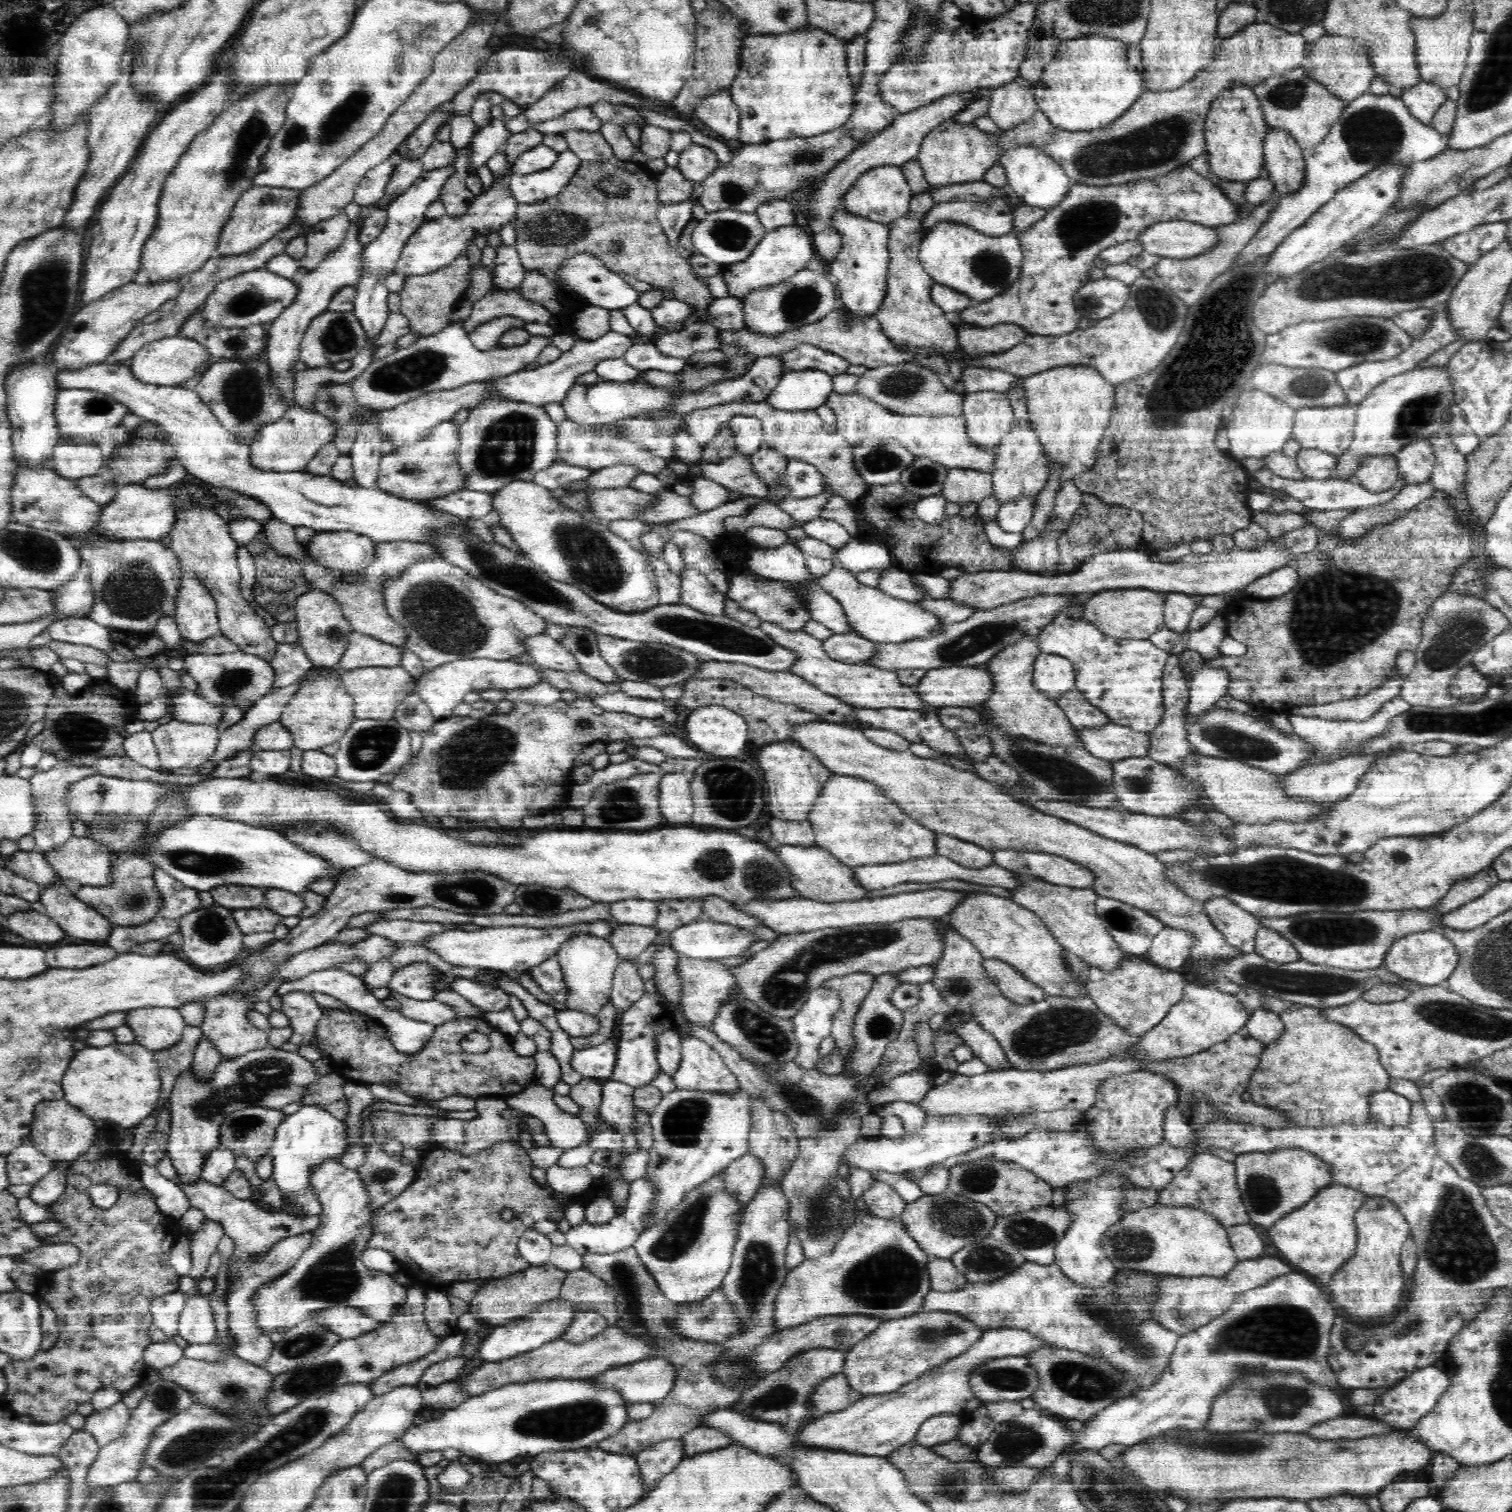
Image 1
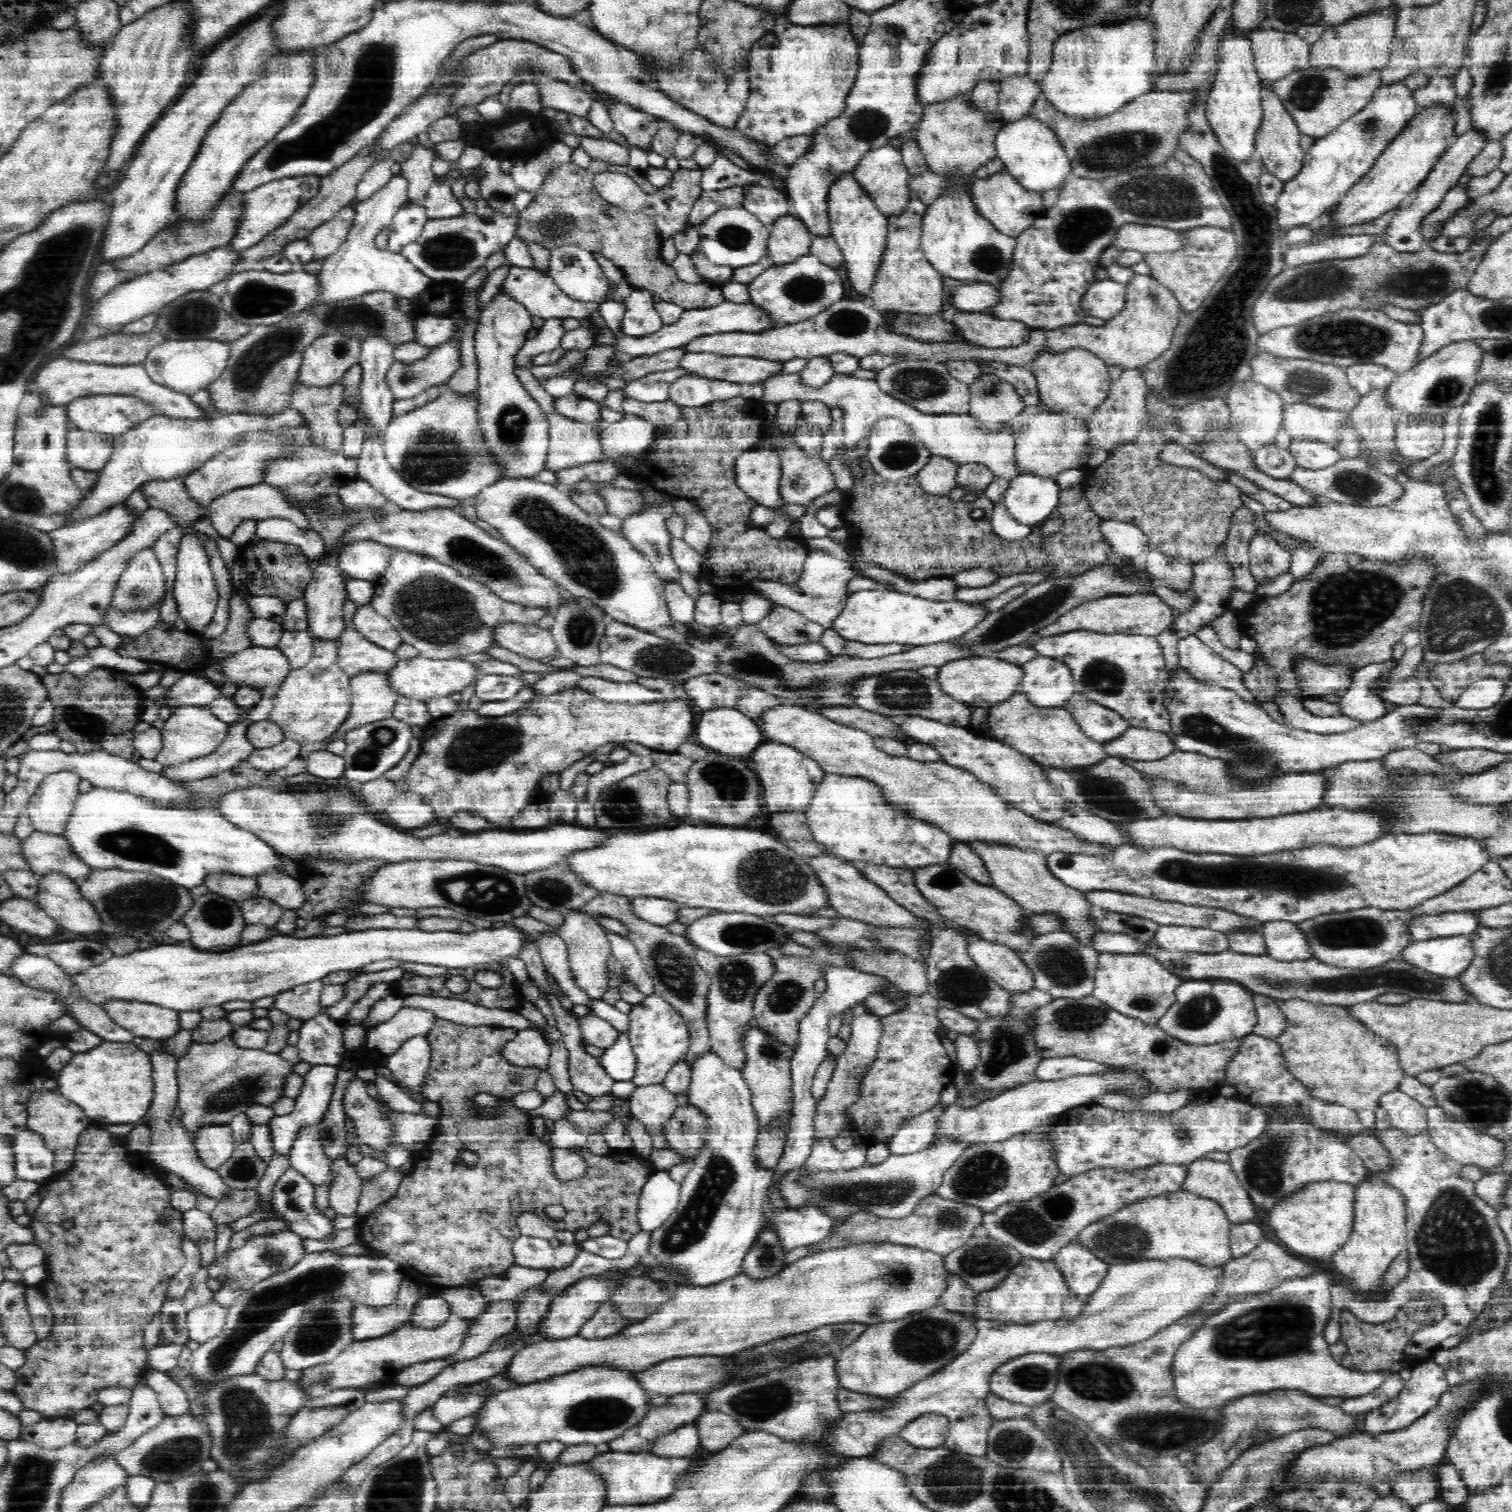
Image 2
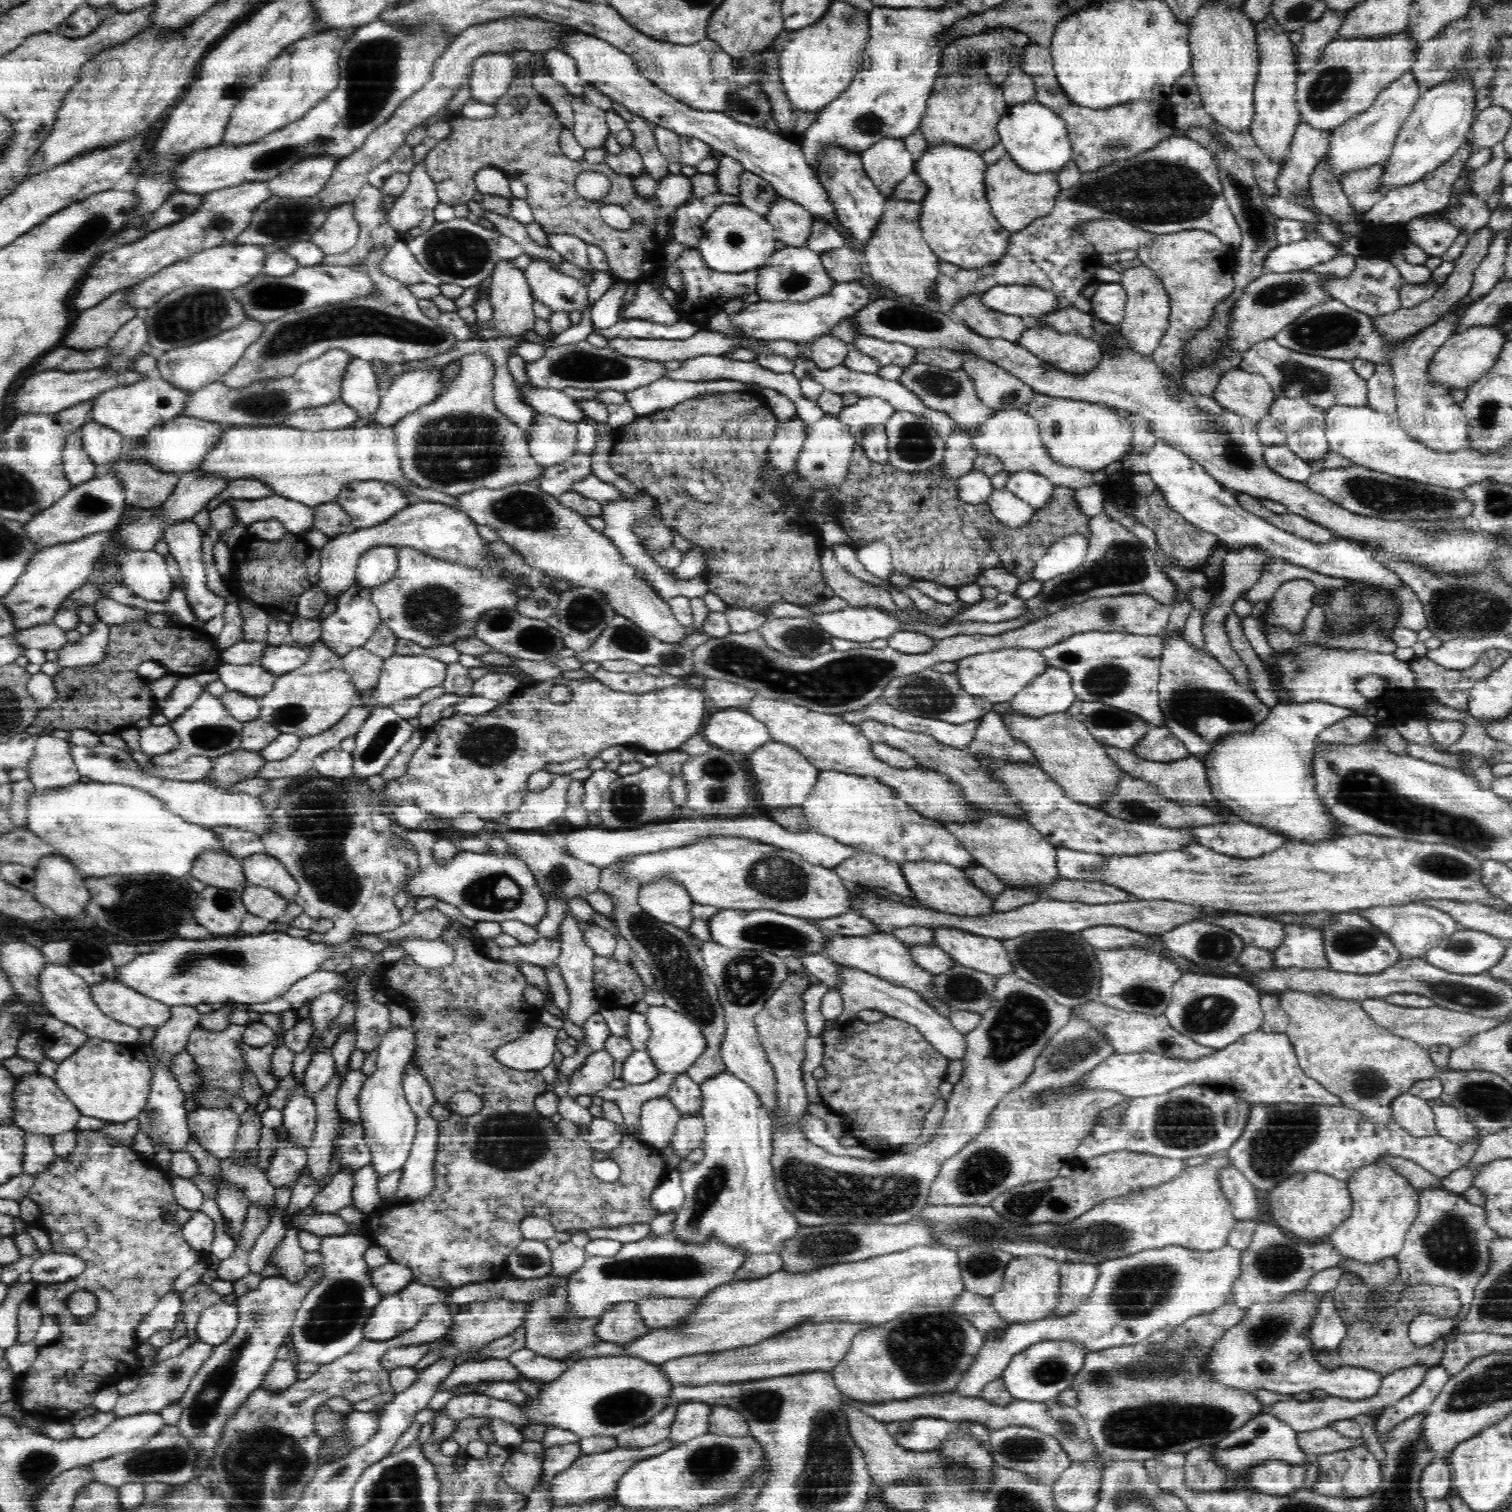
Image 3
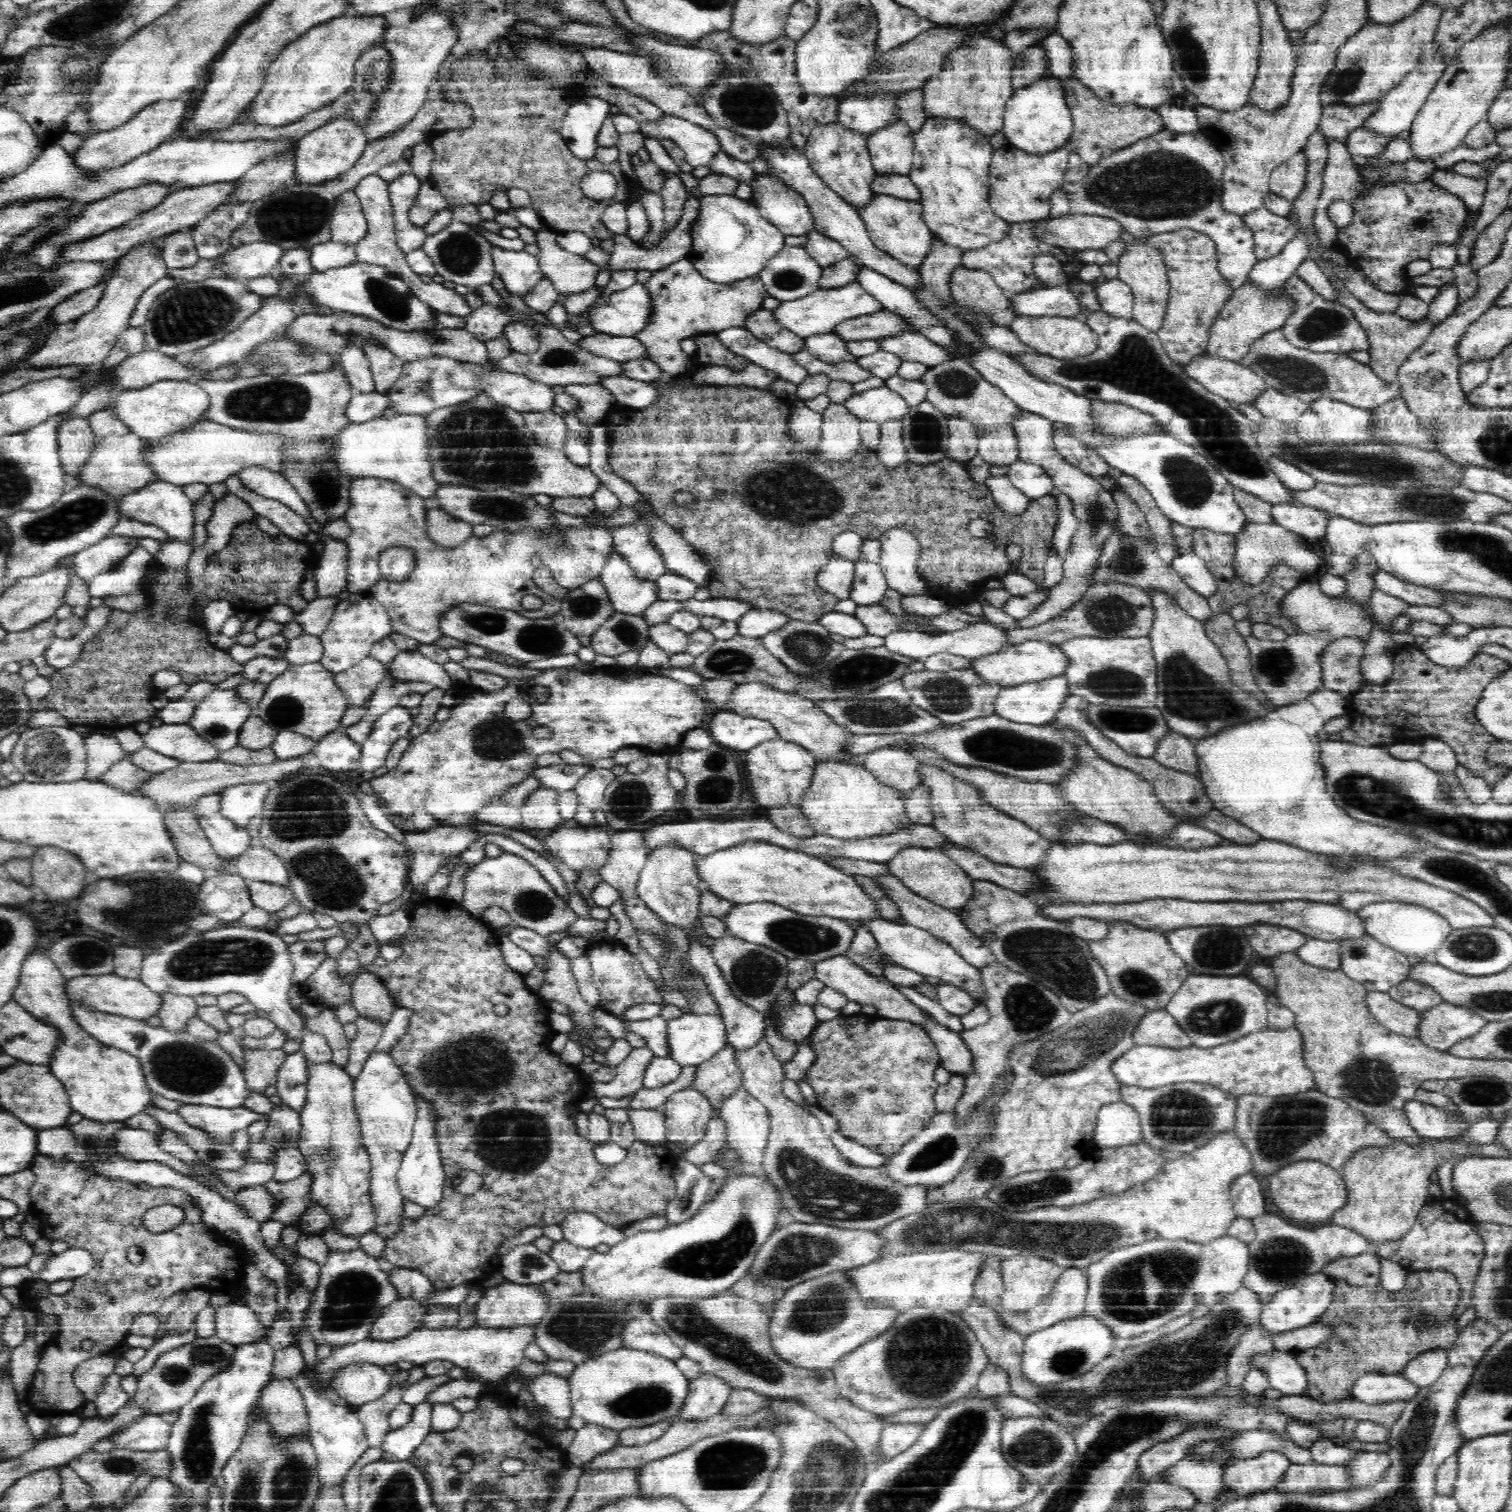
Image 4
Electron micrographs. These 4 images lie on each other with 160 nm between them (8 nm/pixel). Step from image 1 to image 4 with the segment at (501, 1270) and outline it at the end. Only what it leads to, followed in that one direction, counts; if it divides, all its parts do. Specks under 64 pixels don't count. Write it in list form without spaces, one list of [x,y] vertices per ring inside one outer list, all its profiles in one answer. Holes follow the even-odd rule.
[[[445,895],[438,898],[426,898],[415,904],[412,912],[412,920],[410,920],[410,928],[408,932],[404,932],[401,936],[390,938],[387,944],[396,944],[398,941],[402,943],[402,954],[393,961],[388,961],[385,966],[378,967],[376,965],[368,965],[368,973],[372,973],[384,984],[385,992],[392,998],[396,1008],[408,1008],[412,1011],[407,1034],[392,1048],[389,1053],[392,1056],[394,1065],[400,1067],[404,1071],[404,1077],[408,1083],[413,1096],[426,1099],[425,1102],[431,1106],[431,1114],[433,1114],[433,1122],[437,1130],[437,1143],[440,1150],[441,1161],[444,1165],[445,1187],[442,1200],[434,1206],[428,1207],[423,1216],[413,1220],[404,1217],[401,1229],[385,1242],[385,1257],[393,1262],[396,1266],[417,1270],[424,1274],[435,1284],[440,1291],[452,1289],[454,1286],[459,1288],[465,1283],[478,1283],[480,1277],[484,1274],[488,1264],[495,1263],[498,1265],[501,1244],[506,1240],[518,1236],[522,1229],[536,1225],[540,1227],[550,1226],[550,1224],[560,1225],[560,1222],[566,1220],[568,1214],[583,1210],[595,1214],[602,1222],[613,1227],[622,1229],[631,1222],[648,1218],[649,1216],[663,1216],[665,1208],[671,1200],[676,1198],[676,1185],[673,1177],[674,1165],[676,1158],[672,1155],[672,1150],[660,1148],[659,1145],[648,1145],[647,1143],[636,1141],[630,1148],[626,1149],[626,1158],[623,1162],[614,1164],[614,1166],[606,1166],[600,1164],[594,1156],[595,1144],[591,1140],[584,1140],[576,1134],[576,1126],[574,1126],[574,1114],[568,1116],[564,1110],[566,1106],[578,1102],[578,1098],[584,1098],[584,1092],[590,1092],[594,1088],[592,1080],[588,1080],[589,1076],[580,1072],[579,1066],[566,1064],[560,1059],[558,1054],[550,1050],[550,1038],[554,1038],[557,1034],[550,1024],[548,1024],[548,1014],[544,1012],[546,1008],[542,1006],[542,1000],[538,996],[534,996],[526,984],[524,984],[525,976],[512,970],[507,965],[506,959],[500,952],[499,947],[500,934],[497,930],[491,928],[482,919],[475,918],[474,915],[468,914],[458,901],[446,898]],[[504,1004],[508,1007],[508,1014],[498,1016],[494,1012],[494,1006]],[[464,1170],[473,1170],[482,1177],[482,1186],[472,1194],[460,1194],[453,1188],[452,1180],[458,1172]]]

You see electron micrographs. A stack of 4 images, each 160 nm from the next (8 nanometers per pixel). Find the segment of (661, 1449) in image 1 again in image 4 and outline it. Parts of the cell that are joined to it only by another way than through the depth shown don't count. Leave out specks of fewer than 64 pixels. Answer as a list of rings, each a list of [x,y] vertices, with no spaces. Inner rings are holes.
[[[700,1374],[690,1381],[686,1404],[676,1413],[677,1420],[704,1420],[716,1416],[727,1403],[731,1385],[720,1375]]]

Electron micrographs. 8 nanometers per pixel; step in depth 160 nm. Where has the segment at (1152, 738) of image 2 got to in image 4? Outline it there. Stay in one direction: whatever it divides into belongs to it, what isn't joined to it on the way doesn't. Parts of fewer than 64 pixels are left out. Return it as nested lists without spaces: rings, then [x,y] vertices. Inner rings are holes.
[[[1170,732],[1160,742],[1153,759],[1162,766],[1200,778],[1196,749],[1193,748],[1194,743],[1193,739],[1183,734]]]

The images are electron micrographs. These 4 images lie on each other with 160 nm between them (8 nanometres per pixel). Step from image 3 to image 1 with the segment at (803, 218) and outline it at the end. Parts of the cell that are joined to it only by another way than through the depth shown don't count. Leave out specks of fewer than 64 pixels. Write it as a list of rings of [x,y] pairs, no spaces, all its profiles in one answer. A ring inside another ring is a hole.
[[[795,224],[780,226],[767,231],[746,261],[736,265],[723,265],[719,274],[726,282],[728,294],[743,300],[744,296],[752,290],[784,282],[785,279],[792,278],[792,274],[796,274],[798,270],[804,270],[813,253],[813,240],[804,230]]]

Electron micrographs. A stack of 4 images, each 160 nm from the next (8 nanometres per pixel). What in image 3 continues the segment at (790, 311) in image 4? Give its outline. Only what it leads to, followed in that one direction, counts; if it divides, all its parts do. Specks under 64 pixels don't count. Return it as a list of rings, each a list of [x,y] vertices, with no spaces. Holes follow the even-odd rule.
[[[856,281],[836,283],[828,294],[812,298],[808,302],[758,301],[745,306],[740,312],[732,312],[730,321],[742,334],[757,340],[791,340],[810,342],[820,336],[830,334],[840,322],[847,321],[864,305],[872,302],[870,293]]]

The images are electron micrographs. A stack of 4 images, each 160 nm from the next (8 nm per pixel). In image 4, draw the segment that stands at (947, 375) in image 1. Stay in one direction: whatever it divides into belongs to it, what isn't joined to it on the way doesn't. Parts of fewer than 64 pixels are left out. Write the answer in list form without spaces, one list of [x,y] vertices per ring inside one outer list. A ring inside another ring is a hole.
[[[876,194],[864,207],[857,210],[865,222],[866,230],[872,242],[880,250],[887,251],[892,258],[899,260],[904,266],[919,270],[924,262],[934,238],[931,229],[924,222],[922,203],[915,199],[901,199],[888,194]]]

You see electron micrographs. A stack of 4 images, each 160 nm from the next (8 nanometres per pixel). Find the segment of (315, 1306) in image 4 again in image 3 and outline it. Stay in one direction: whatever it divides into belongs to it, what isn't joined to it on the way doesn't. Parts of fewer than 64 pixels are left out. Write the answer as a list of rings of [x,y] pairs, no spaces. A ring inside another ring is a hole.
[[[354,1232],[345,1235],[319,1236],[321,1242],[322,1278],[308,1290],[296,1310],[291,1339],[298,1362],[328,1364],[351,1353],[363,1338],[363,1325],[384,1296],[373,1282],[372,1267],[364,1254],[372,1241]]]

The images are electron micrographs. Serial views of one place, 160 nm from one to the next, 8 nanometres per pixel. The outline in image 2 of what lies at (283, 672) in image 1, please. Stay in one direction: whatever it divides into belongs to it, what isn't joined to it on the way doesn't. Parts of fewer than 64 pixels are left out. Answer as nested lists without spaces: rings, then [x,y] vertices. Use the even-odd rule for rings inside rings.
[[[298,630],[298,632],[283,632],[279,644],[276,646],[288,659],[291,670],[310,662],[314,655],[314,638],[308,630]]]

